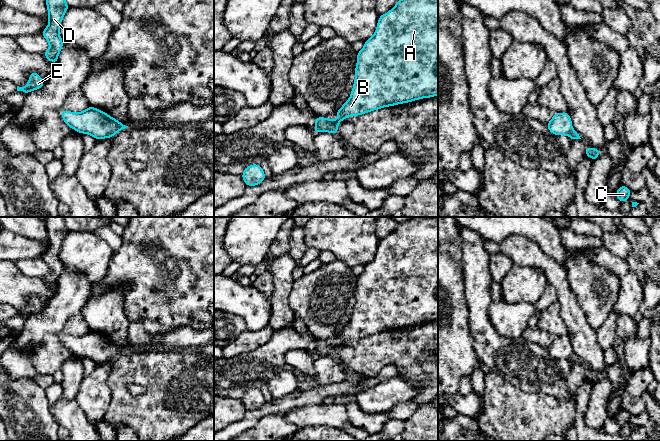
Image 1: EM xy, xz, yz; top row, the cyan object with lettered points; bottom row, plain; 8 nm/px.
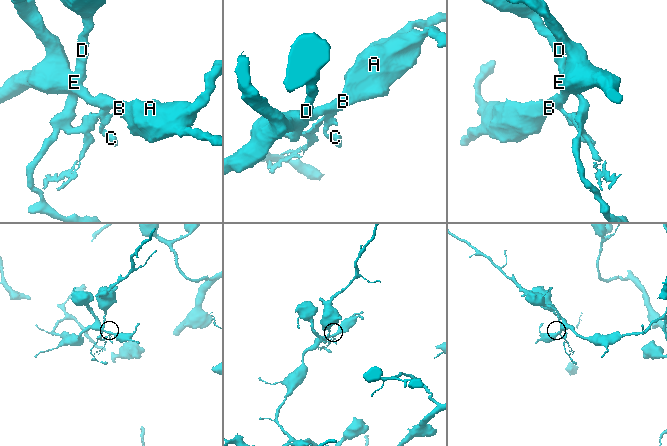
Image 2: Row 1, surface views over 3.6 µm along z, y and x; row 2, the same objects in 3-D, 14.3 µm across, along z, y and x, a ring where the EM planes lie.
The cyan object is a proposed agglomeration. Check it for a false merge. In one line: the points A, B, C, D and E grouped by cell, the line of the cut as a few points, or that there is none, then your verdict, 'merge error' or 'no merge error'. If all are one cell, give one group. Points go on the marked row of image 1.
A B E / C D | xz (337, 124), (324, 130) | merge error

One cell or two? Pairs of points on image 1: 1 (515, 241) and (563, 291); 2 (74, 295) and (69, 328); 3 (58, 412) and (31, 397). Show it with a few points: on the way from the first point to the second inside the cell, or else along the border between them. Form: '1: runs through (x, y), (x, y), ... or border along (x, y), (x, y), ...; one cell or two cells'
1: runs through (528, 253), (535, 257), (556, 278); one cell
2: border along (80, 313), (72, 315), (66, 321), (62, 332); two cells
3: border along (49, 405), (51, 416), (59, 425); two cells

